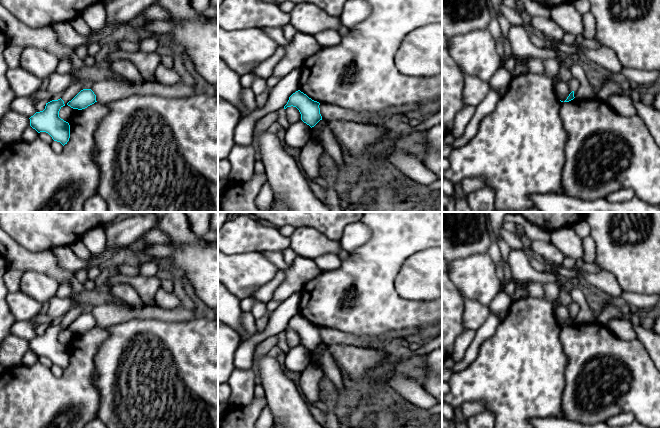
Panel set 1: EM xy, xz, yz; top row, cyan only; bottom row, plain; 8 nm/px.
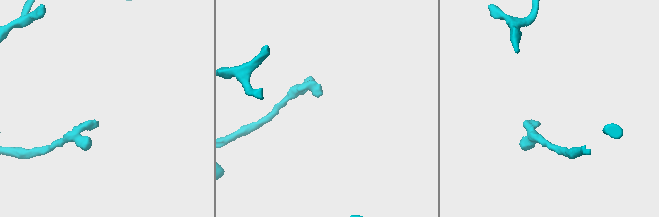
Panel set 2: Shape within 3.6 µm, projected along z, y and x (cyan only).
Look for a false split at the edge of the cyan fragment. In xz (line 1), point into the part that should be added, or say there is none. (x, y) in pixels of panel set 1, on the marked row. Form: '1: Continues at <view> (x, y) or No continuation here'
1: No continuation here

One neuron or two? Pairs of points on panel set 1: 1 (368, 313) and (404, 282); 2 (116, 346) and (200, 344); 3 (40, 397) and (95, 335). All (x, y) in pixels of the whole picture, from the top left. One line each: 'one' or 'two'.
1: two
2: one
3: one

